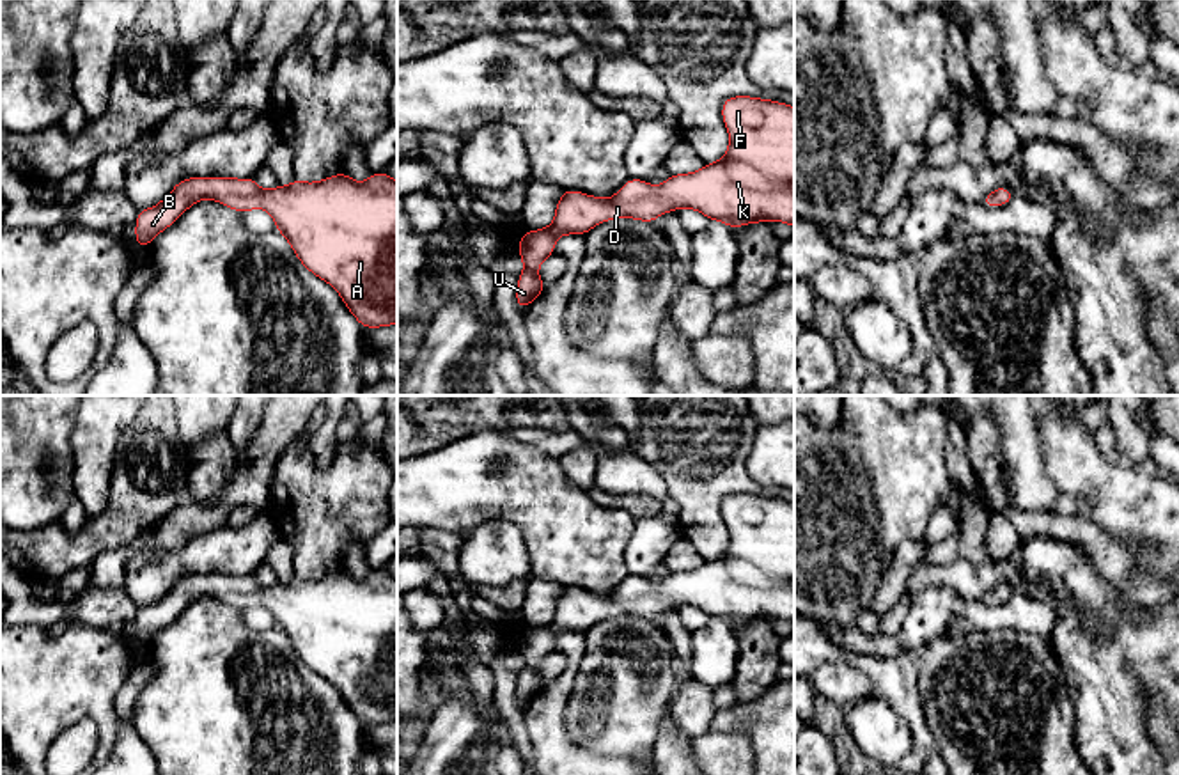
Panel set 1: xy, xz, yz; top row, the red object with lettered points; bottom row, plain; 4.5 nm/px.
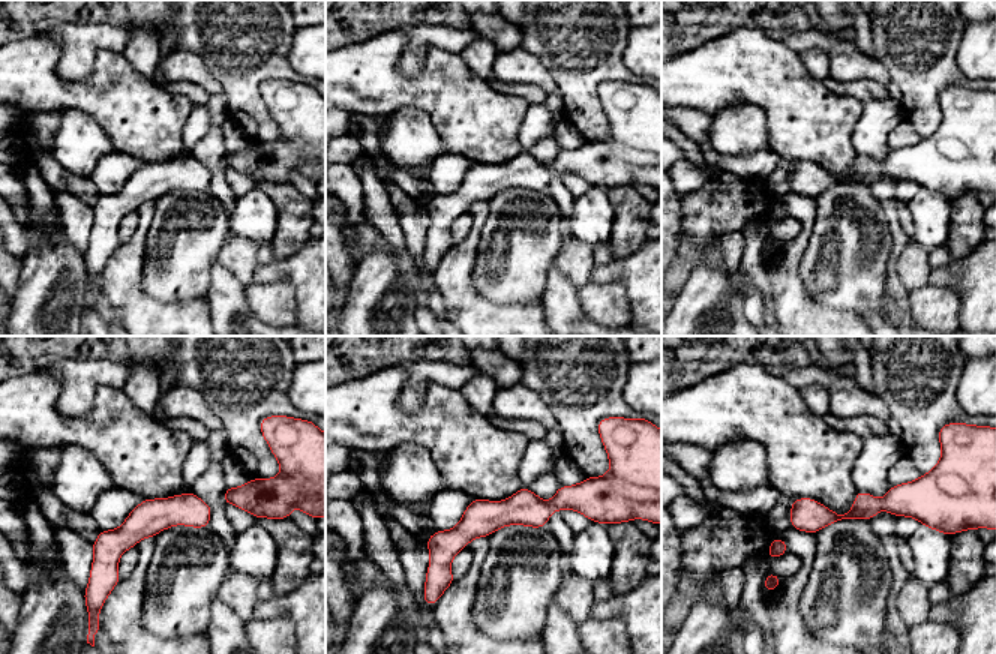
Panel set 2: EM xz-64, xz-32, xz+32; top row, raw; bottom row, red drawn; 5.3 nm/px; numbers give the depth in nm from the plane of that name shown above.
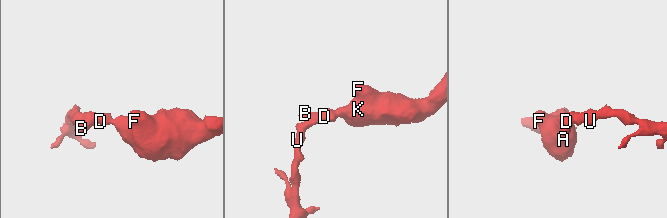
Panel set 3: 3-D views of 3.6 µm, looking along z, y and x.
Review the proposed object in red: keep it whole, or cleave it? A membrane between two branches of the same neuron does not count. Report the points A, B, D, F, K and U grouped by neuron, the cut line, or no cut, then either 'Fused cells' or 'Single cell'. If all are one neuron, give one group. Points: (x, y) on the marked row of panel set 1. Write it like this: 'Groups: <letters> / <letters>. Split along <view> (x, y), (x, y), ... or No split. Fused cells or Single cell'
Groups: A B D F K U. No split. Single cell

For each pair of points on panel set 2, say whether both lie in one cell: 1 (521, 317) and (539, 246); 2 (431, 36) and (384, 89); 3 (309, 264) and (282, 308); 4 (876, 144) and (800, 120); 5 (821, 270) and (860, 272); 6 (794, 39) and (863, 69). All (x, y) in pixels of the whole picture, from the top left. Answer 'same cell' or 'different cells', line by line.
1: different cells
2: different cells
3: different cells
4: different cells
5: same cell
6: same cell

